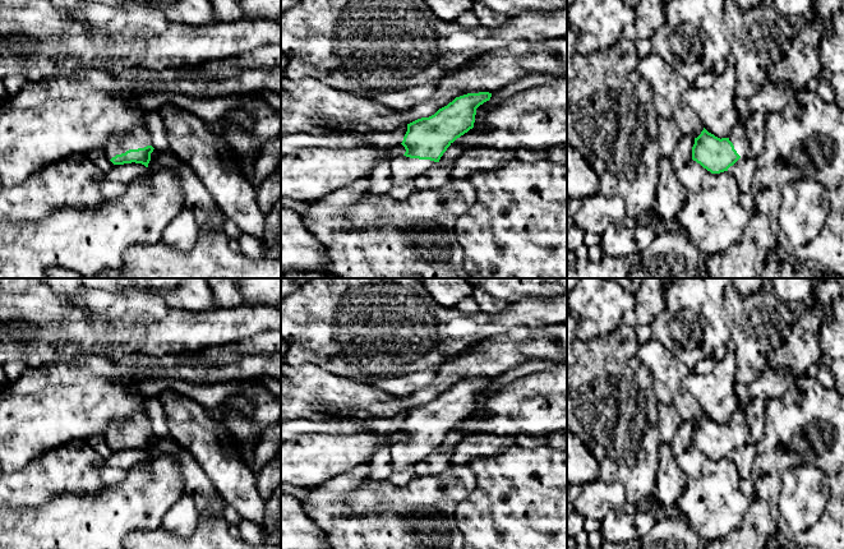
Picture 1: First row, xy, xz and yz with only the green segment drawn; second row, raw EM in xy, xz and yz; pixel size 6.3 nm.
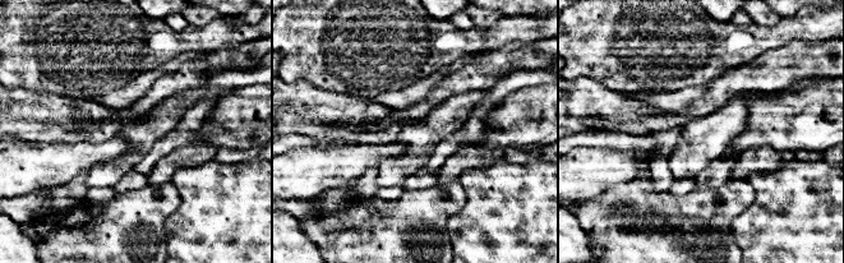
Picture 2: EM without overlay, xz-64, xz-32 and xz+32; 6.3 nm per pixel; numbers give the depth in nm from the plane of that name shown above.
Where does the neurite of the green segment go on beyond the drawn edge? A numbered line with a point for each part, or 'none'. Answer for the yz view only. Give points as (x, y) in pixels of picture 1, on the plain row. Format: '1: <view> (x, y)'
1: yz (738, 423)

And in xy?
1: xy (138, 424)

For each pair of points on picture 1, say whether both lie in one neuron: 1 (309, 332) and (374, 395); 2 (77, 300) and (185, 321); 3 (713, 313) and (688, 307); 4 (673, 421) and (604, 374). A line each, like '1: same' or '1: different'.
1: different
2: different
3: same
4: different

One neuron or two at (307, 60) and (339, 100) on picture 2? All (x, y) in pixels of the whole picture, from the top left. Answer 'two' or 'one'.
two

